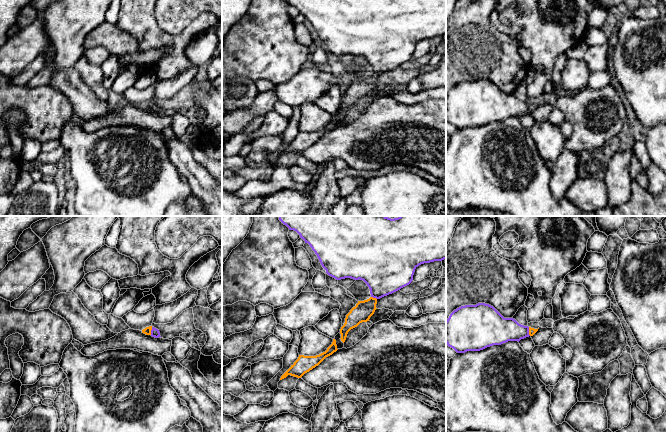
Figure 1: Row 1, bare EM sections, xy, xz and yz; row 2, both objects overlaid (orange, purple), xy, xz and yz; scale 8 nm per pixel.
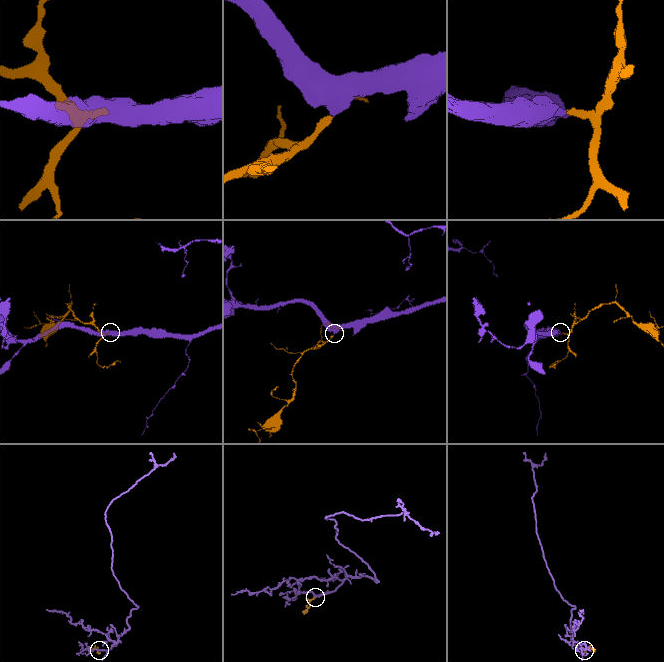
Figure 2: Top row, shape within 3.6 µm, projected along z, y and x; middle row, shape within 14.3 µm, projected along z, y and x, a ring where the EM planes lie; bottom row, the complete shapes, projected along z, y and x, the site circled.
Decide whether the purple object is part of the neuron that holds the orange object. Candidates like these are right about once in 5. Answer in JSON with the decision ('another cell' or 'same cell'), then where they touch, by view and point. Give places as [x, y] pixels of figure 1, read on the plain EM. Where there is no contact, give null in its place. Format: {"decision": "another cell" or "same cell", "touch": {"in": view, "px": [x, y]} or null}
{"decision": "same cell", "touch": {"in": "xy", "px": [150, 107]}}

